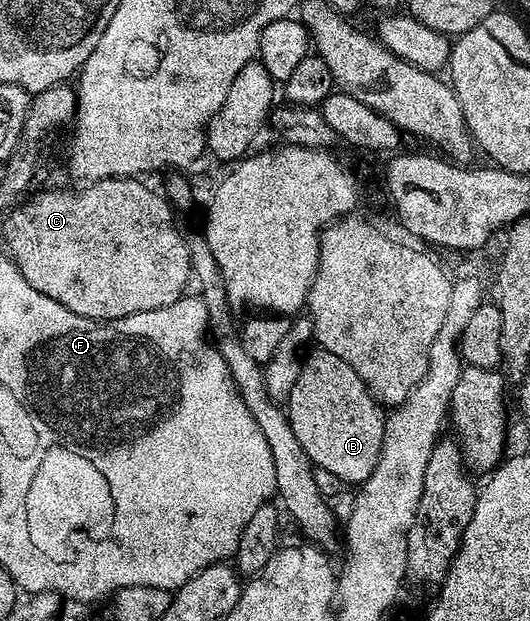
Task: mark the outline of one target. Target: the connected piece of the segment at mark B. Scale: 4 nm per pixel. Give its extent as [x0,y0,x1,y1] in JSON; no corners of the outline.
[286,347,385,487]

